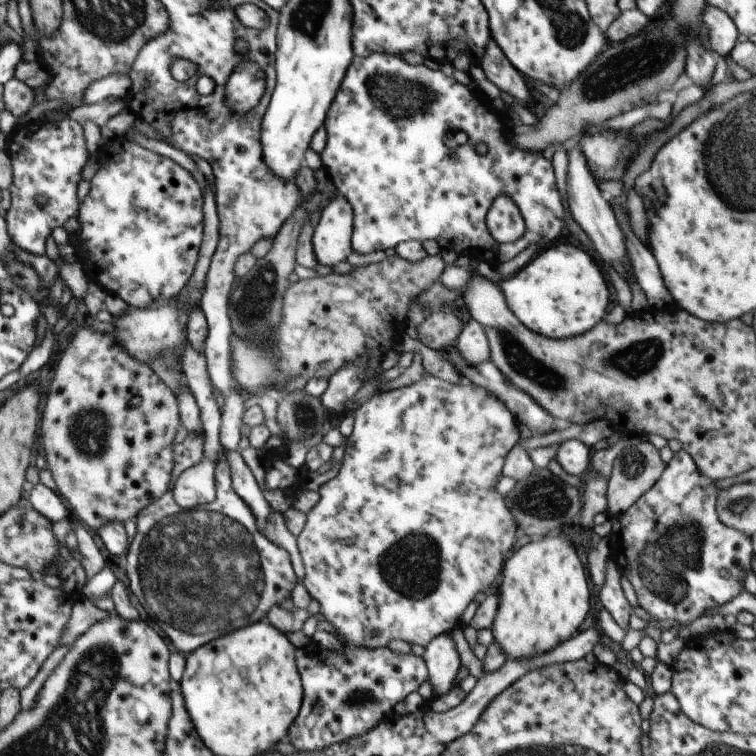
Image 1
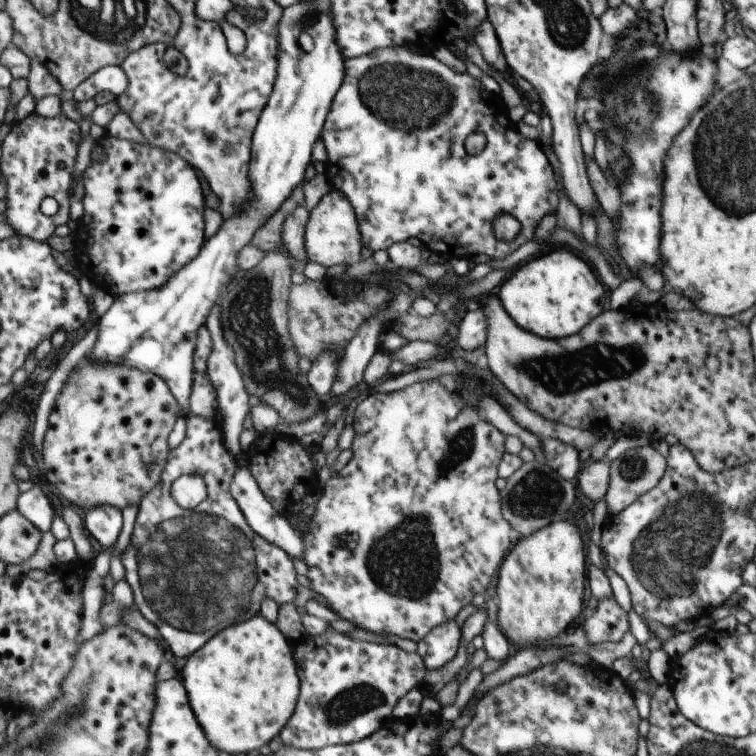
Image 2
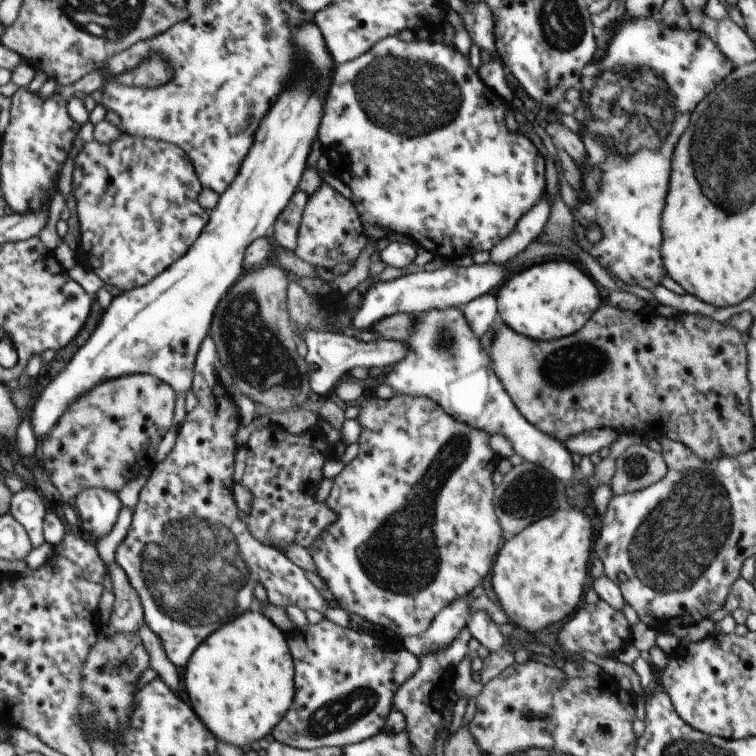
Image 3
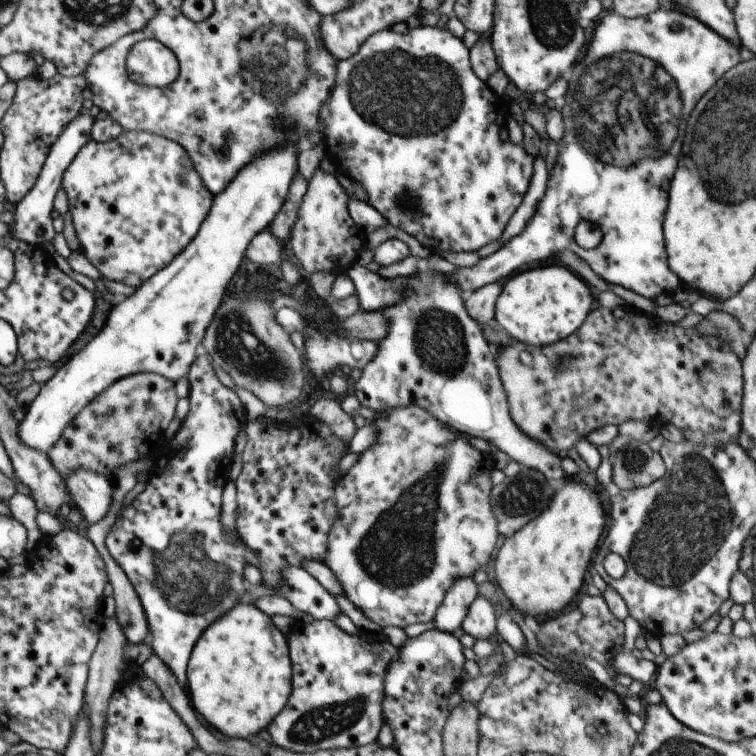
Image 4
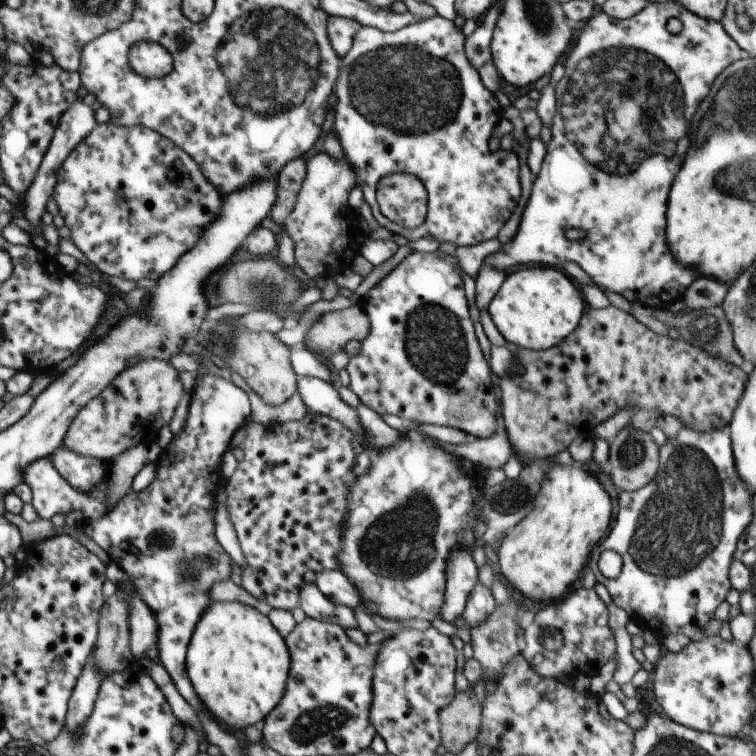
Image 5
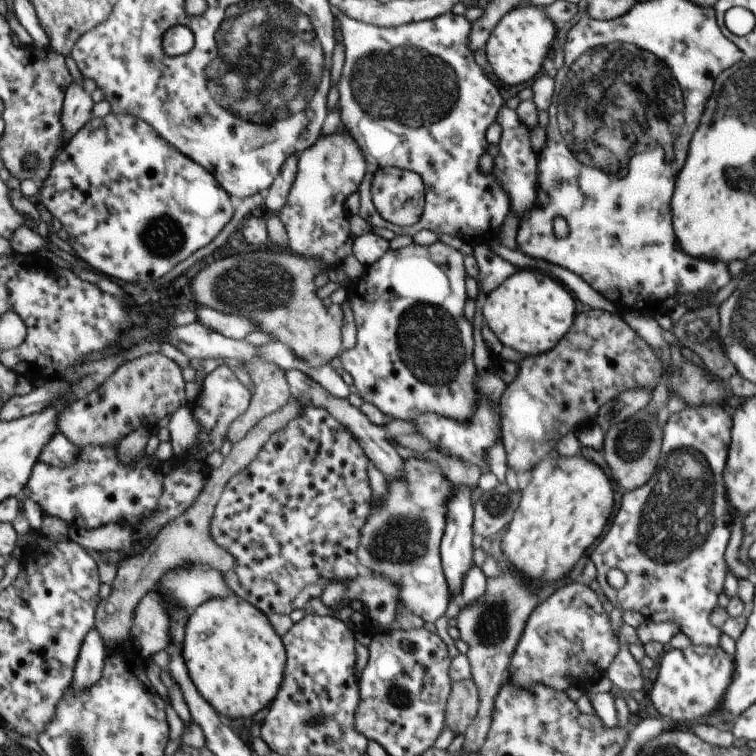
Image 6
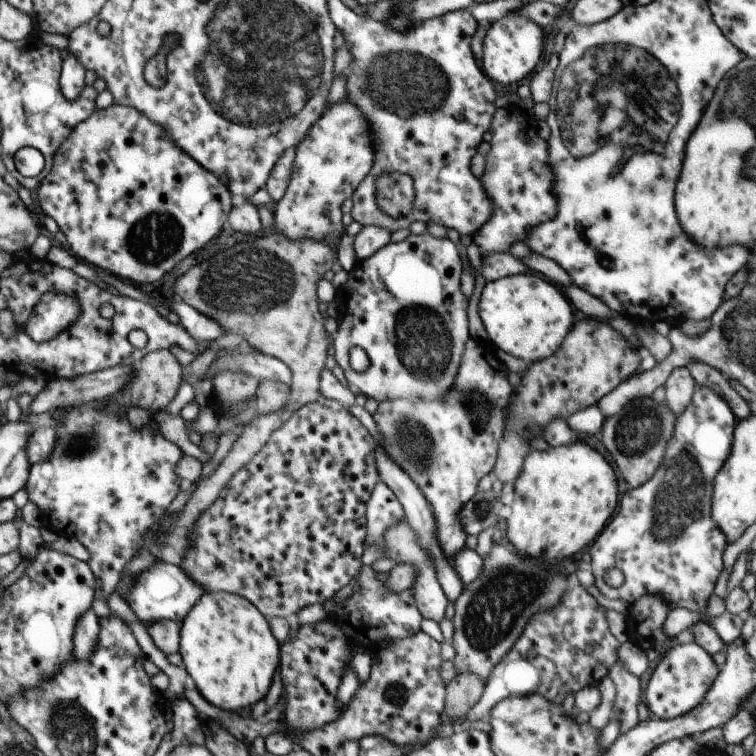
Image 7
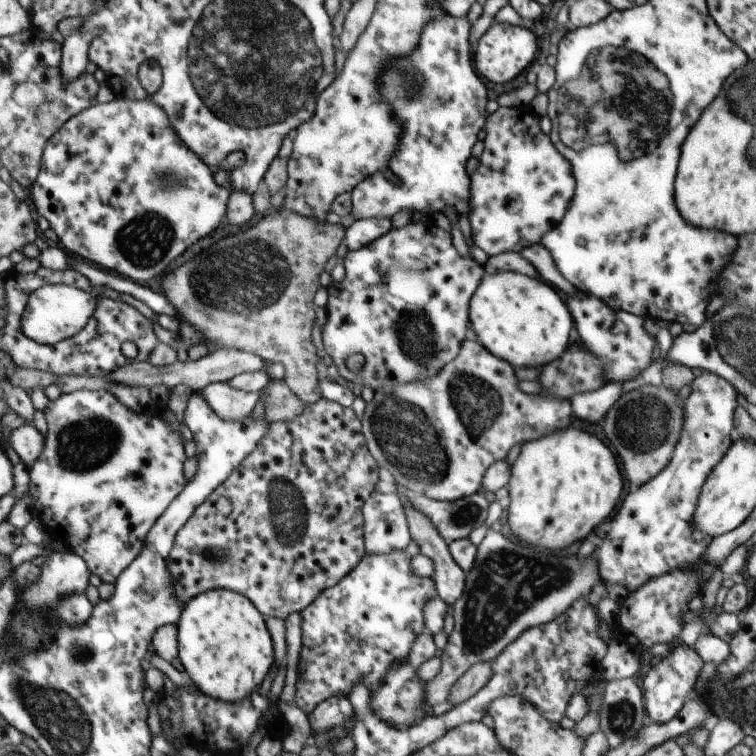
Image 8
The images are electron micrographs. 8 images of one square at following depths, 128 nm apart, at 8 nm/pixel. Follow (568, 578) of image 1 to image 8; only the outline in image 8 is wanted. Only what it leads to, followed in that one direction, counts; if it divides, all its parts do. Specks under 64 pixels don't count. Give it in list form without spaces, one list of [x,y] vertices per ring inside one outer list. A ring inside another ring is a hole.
[[[584,422],[582,425],[573,423],[566,430],[557,430],[540,440],[526,441],[511,466],[512,474],[507,484],[510,496],[508,522],[514,535],[526,544],[556,550],[592,538],[595,530],[601,527],[598,524],[610,518],[620,502],[624,480],[618,468],[618,460],[596,434],[580,430],[582,426]]]

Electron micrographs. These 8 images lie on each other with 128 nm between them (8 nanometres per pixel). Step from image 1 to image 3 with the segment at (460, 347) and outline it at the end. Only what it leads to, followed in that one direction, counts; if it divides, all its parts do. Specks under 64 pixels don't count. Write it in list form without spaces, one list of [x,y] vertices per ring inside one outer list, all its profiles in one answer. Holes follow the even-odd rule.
[[[486,293],[460,306],[459,309],[466,317],[466,322],[472,328],[476,338],[482,338],[488,330],[491,330],[492,322],[498,314],[496,298],[496,293]]]

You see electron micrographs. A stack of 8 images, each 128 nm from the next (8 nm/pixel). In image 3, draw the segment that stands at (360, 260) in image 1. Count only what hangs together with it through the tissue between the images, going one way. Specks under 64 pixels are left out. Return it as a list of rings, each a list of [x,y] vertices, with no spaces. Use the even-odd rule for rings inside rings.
[[[324,182],[308,197],[302,213],[296,250],[293,251],[314,268],[331,270],[336,264],[354,263],[367,241],[364,225],[354,203]]]

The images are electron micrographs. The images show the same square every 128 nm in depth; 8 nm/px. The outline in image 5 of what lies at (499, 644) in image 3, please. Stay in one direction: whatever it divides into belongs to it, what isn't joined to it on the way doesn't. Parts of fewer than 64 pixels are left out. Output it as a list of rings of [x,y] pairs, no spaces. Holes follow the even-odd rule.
[[[478,581],[468,596],[466,608],[461,617],[472,628],[476,628],[478,624],[483,626],[486,618],[496,610],[496,605],[497,602],[491,588],[487,588]]]

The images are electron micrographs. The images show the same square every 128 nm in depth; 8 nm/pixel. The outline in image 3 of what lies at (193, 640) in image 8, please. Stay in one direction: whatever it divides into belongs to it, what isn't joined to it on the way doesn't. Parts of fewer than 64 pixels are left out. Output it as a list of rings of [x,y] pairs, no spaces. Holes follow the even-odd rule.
[[[254,607],[219,626],[194,650],[181,671],[182,694],[218,741],[238,748],[258,747],[290,710],[296,688],[287,639]]]

